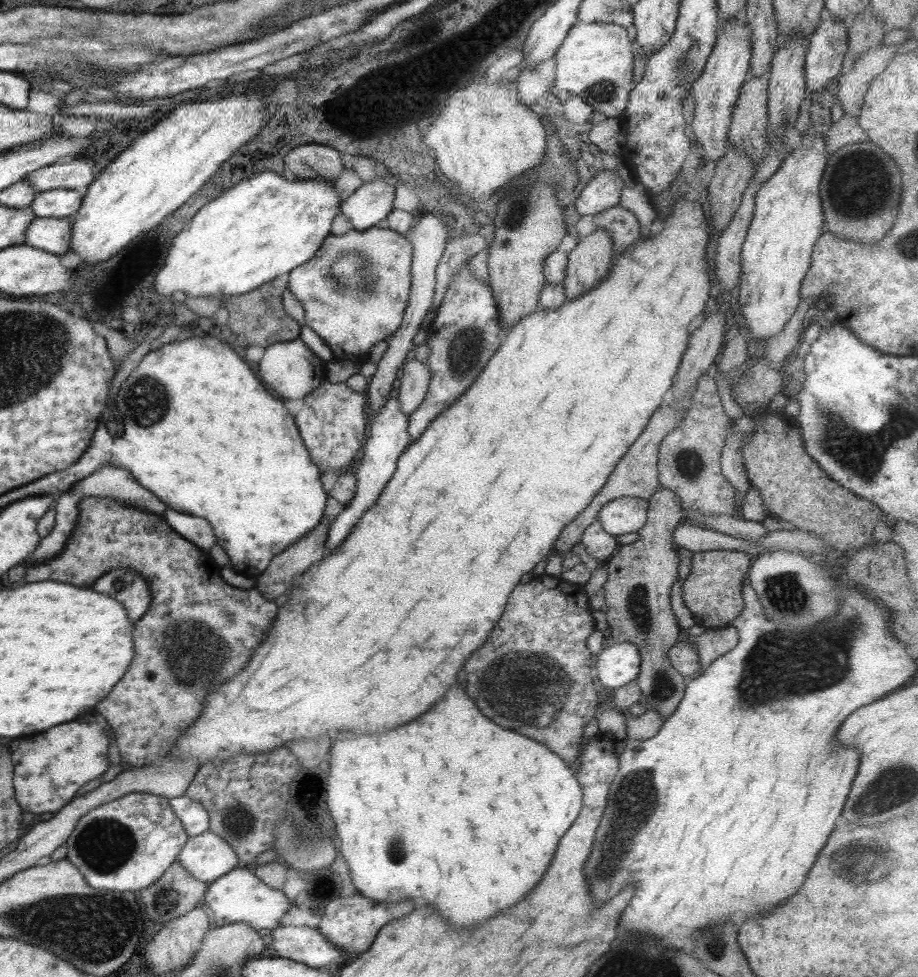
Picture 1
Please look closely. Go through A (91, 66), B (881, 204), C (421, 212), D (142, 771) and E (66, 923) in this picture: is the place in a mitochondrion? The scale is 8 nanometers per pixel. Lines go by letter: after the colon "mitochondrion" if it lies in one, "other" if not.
A: mitochondrion
B: mitochondrion
C: other
D: other
E: mitochondrion

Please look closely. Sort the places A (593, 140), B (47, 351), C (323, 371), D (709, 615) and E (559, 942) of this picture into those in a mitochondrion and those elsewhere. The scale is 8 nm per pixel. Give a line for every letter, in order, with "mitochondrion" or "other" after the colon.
A: other
B: mitochondrion
C: other
D: other
E: other

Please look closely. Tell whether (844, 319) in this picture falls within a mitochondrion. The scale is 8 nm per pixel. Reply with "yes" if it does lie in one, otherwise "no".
no

